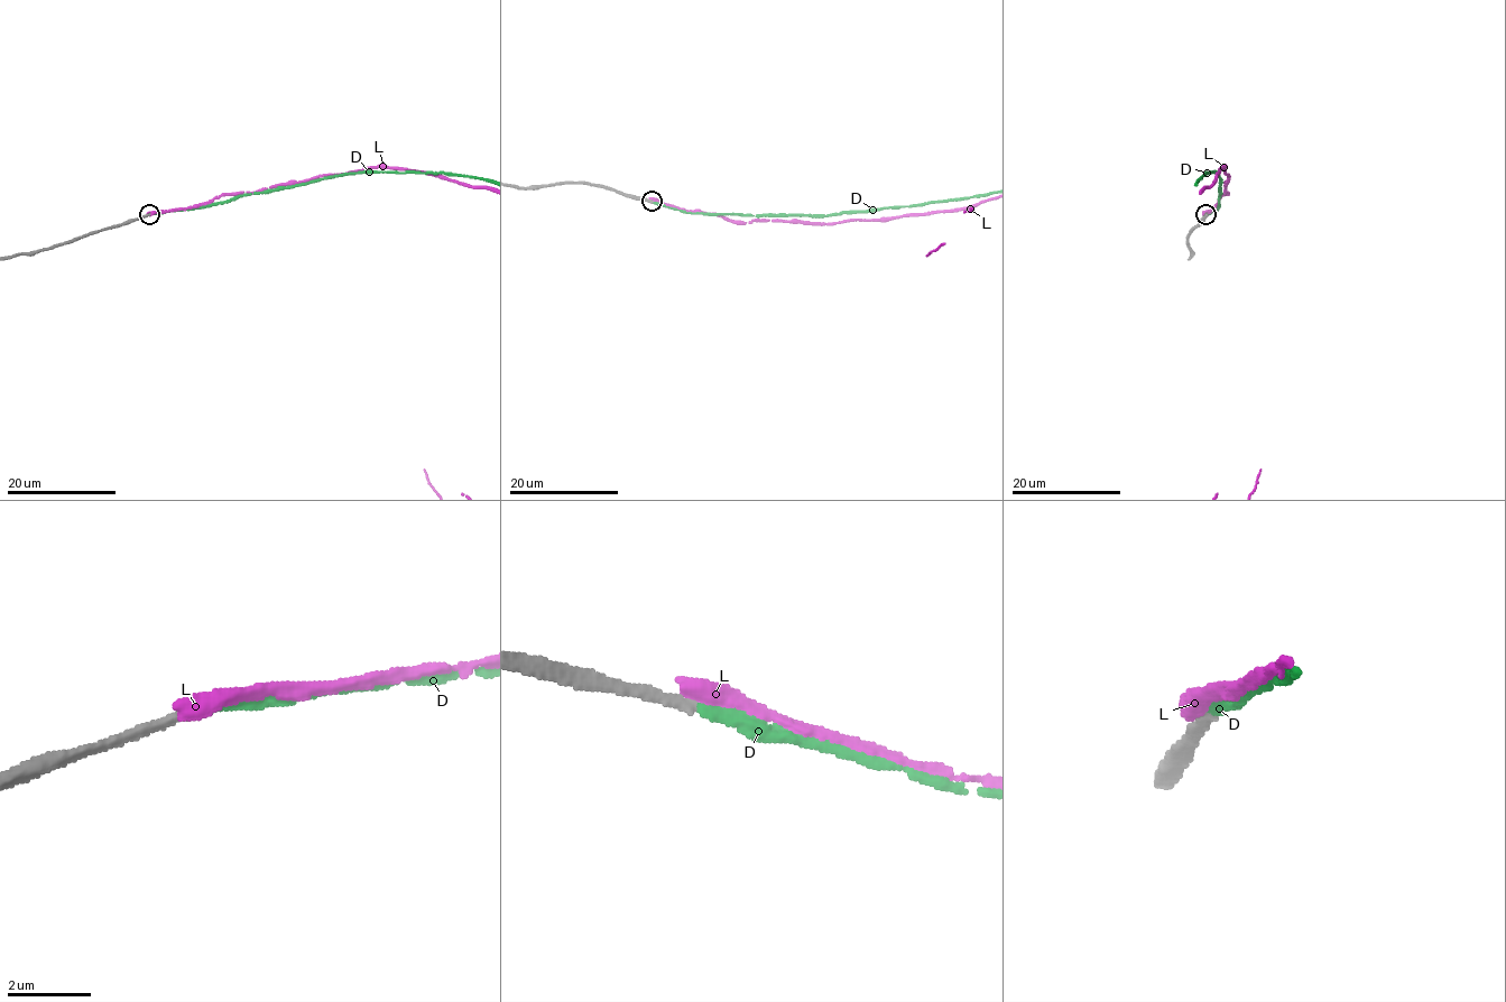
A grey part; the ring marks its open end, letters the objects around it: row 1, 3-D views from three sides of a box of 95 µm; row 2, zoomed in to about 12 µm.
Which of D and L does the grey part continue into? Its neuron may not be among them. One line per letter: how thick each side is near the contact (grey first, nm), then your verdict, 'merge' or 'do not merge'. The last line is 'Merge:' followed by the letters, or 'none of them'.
D: 240 nm thick on the grey side, 280 nm on the other; merge
L: 280 nm thick on the grey side, 500 nm on the other; do not merge
Merge: D

